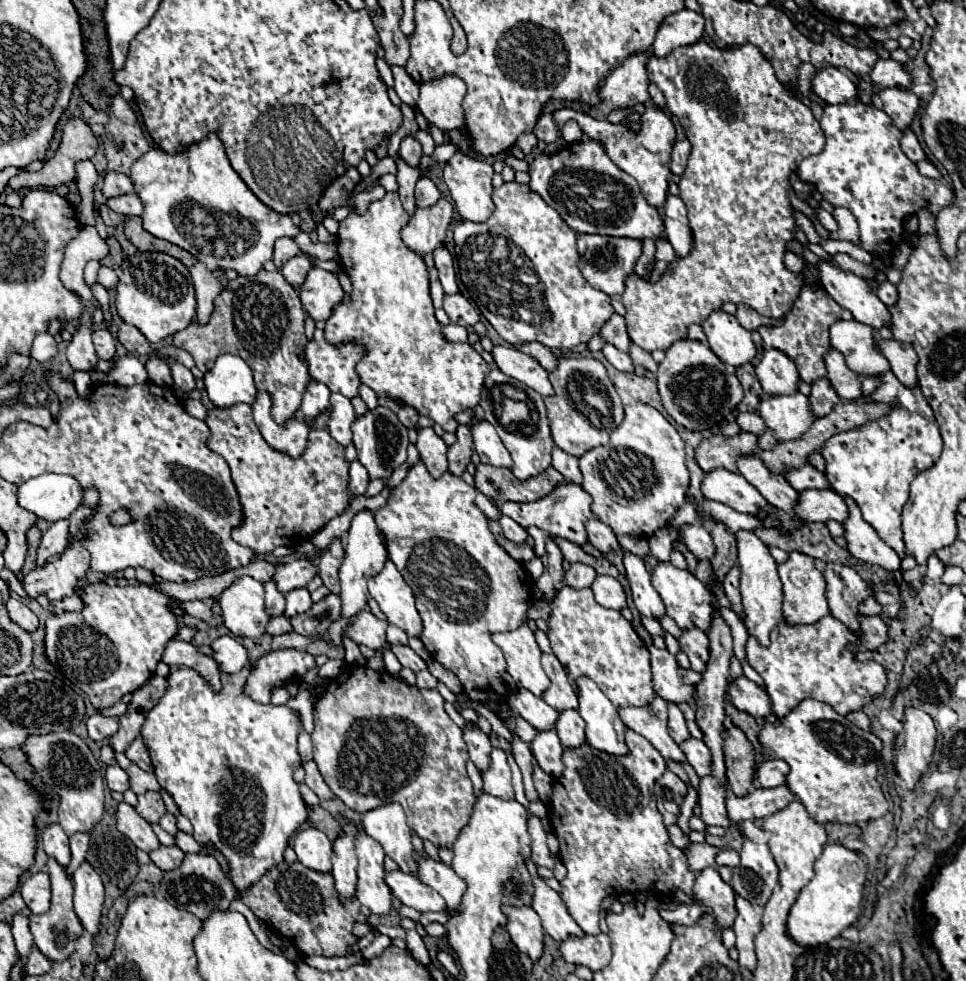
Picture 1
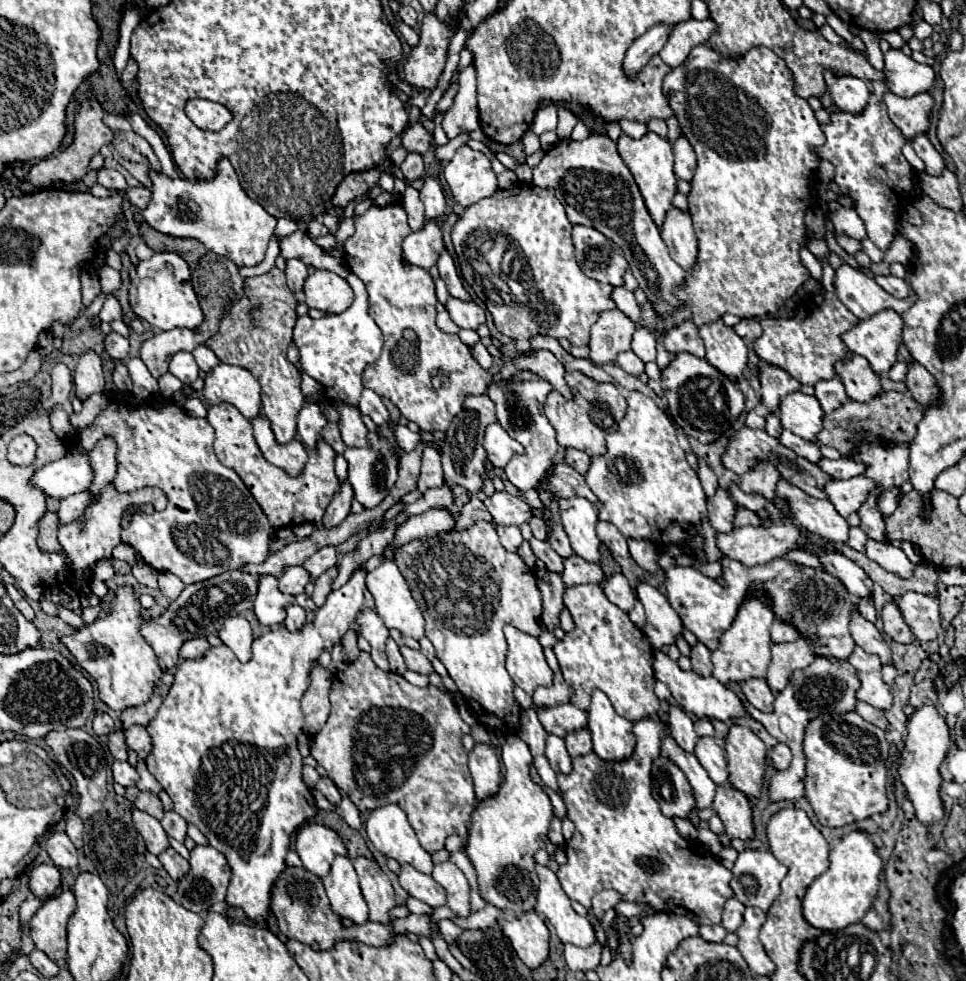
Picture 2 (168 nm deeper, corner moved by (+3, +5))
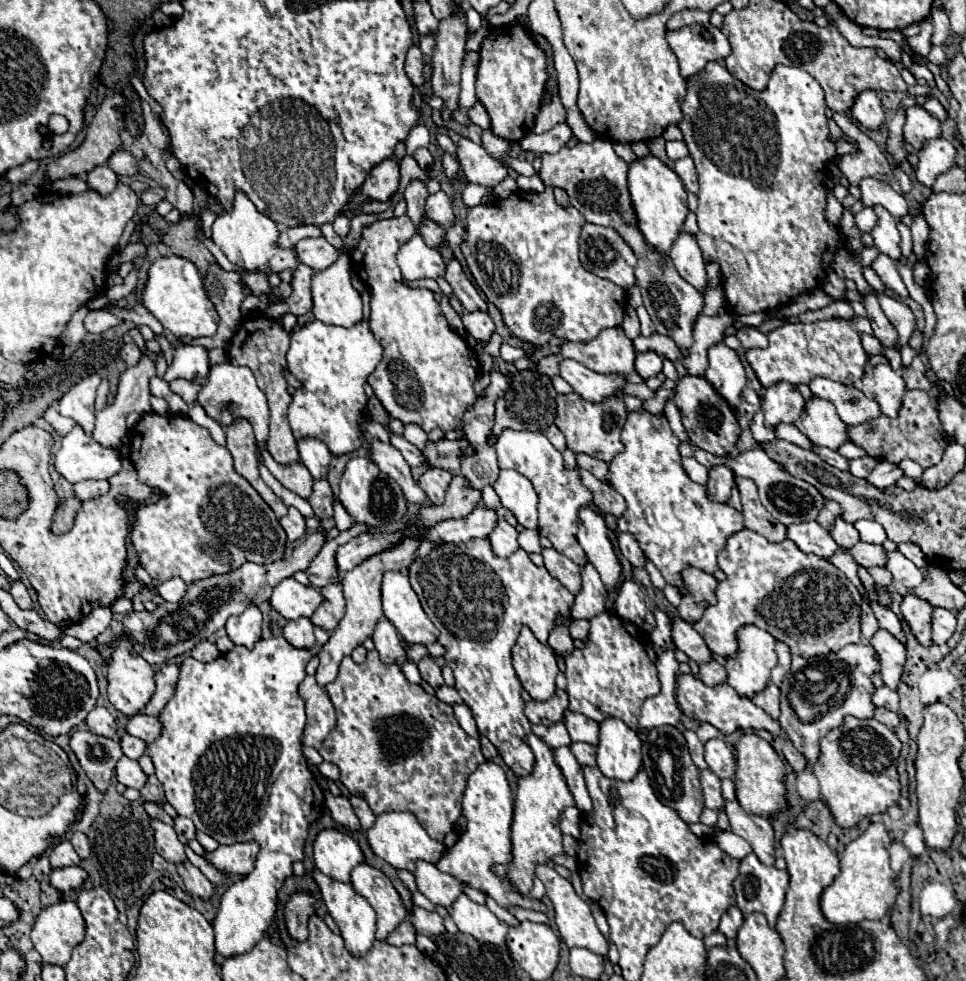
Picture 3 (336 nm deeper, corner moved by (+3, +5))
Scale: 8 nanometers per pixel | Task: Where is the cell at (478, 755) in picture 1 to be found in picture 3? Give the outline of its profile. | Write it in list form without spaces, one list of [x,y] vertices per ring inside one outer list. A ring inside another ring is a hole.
[[[483,762],[467,778],[467,790],[463,796],[463,816],[467,818],[467,828],[459,836],[455,846],[443,854],[443,858],[437,862],[437,868],[445,874],[451,874],[463,884],[483,890],[503,908],[515,904],[521,908],[545,912],[543,902],[533,902],[525,896],[517,896],[517,892],[509,892],[509,888],[505,888],[505,884],[501,884],[501,880],[497,880],[497,876],[493,876],[491,872],[493,864],[503,864],[505,860],[509,860],[509,826],[513,818],[513,794],[501,766],[497,766],[495,762]]]

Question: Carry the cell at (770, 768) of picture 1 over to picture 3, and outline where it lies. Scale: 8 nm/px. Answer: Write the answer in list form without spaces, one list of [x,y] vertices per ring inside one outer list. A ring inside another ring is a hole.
[[[785,742],[785,746],[783,746],[783,756],[785,756],[785,760],[789,762],[789,766],[791,766],[795,772],[803,772],[803,770],[805,770],[805,760],[803,760],[803,756],[793,748],[791,742]]]

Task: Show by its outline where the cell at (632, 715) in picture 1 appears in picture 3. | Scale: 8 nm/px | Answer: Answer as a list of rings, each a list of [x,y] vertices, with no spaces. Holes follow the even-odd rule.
[[[699,770],[699,782],[703,790],[703,800],[705,806],[711,810],[723,808],[723,798],[721,798],[721,780],[713,776],[711,770]]]

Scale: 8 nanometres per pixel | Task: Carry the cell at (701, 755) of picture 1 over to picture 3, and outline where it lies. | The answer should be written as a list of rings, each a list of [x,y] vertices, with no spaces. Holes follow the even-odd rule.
[[[721,738],[705,742],[705,762],[719,780],[733,778],[735,774],[735,754]]]

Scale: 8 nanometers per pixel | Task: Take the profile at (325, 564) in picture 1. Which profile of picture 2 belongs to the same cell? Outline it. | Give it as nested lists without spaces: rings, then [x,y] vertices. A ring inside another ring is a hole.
[[[331,568],[331,570],[327,570],[325,574],[321,574],[317,580],[315,580],[315,592],[313,592],[313,602],[315,602],[315,606],[319,608],[323,602],[325,602],[325,598],[327,598],[327,594],[331,592],[331,584],[333,584],[333,580],[335,580],[335,576],[337,576],[337,568]]]

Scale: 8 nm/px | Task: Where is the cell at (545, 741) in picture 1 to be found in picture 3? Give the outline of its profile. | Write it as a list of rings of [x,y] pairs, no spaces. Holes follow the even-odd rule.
[[[567,746],[555,748],[553,754],[555,754],[555,762],[561,768],[561,772],[565,776],[565,782],[567,782],[567,786],[569,786],[573,798],[575,798],[577,808],[581,812],[589,812],[591,810],[591,798],[589,798],[589,792],[587,792],[579,762],[575,760],[575,756],[571,754],[571,750]]]

